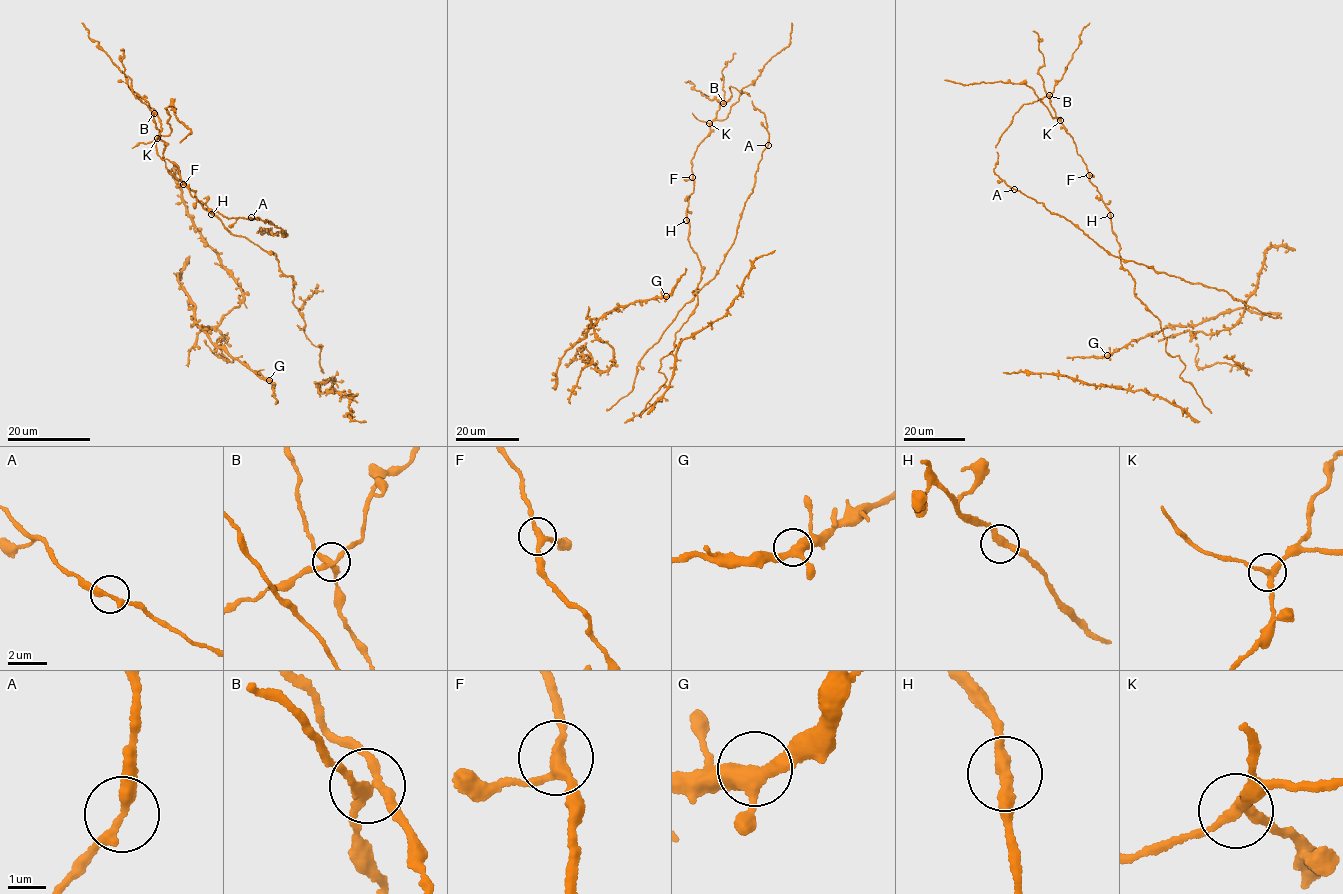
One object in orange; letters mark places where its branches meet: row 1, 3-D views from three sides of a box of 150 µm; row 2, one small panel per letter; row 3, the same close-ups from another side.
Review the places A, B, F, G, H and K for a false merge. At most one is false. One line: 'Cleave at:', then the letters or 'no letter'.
Cleave at: K

